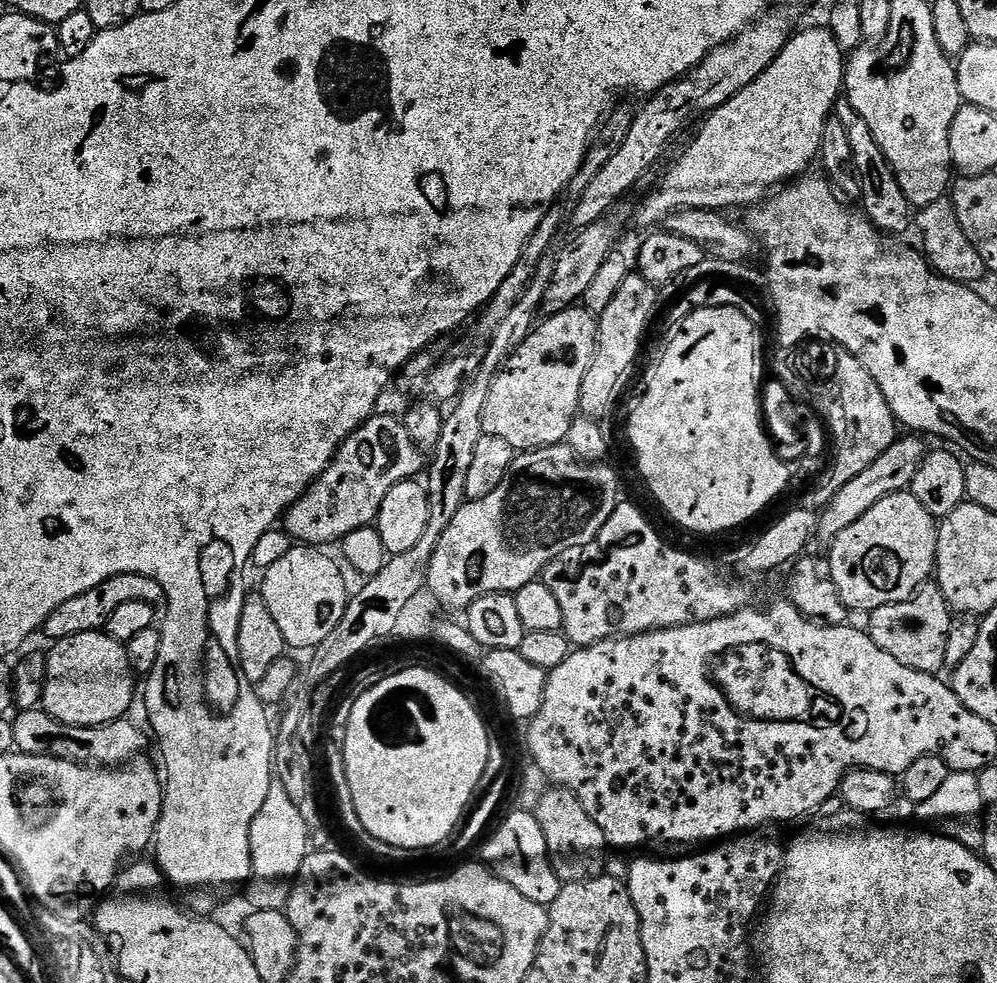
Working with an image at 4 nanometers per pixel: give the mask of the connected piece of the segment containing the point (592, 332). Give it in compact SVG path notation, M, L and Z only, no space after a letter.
M573 306L561 312L551 313L544 319L537 323L531 334L522 342L522 346L518 346L494 378L482 414L483 435L510 442L510 446L516 449L517 453L532 452L536 448L565 443L571 422L580 410L582 378L586 378L586 370L590 370L590 362L596 353L598 317L587 308Z

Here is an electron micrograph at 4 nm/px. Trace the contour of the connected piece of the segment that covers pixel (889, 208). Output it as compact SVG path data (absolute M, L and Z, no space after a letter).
M847 102L837 103L834 116L841 120L850 140L855 178L860 181L861 186L859 203L862 205L864 215L881 232L904 234L913 219L914 209L909 204L902 186L898 186L898 178L890 166L890 162L886 162L886 154L882 154L882 146L878 146L878 142L874 142L874 134L870 134L870 126L866 126L866 122L858 114L858 110L851 108Z

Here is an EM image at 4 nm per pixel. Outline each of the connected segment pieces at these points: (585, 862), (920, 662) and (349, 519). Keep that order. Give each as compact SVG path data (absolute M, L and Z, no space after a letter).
M549 787L542 794L538 806L534 809L538 826L542 826L542 834L546 838L546 850L552 863L554 874L564 884L573 884L589 880L595 876L605 875L604 863L608 860L610 845L602 826L586 814L586 806L580 799L565 788Z
M929 578L925 584L918 586L910 598L902 602L894 602L890 606L878 606L871 609L868 637L878 646L878 650L886 650L890 658L898 658L902 666L910 666L910 670L919 672L939 673L946 665L946 638L950 634L950 622L954 615L952 608L946 602L939 584Z
M373 414L368 421L336 451L336 456L330 462L330 466L320 475L313 484L308 487L296 502L289 506L288 511L282 517L282 527L293 541L304 546L328 546L331 540L343 541L351 532L357 532L363 528L375 525L378 510L382 510L382 502L386 494L398 486L398 482L419 477L425 471L425 453L412 441L403 419L397 416L380 416Z

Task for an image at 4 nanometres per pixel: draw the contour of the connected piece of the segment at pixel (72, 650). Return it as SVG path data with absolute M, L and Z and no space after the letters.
M101 630L62 638L55 641L51 647L52 649L47 649L46 652L48 665L44 679L43 711L49 712L58 722L79 728L103 728L105 724L112 724L115 720L125 719L129 715L132 699L135 696L137 699L138 696L138 676L125 645L109 636L107 631Z

